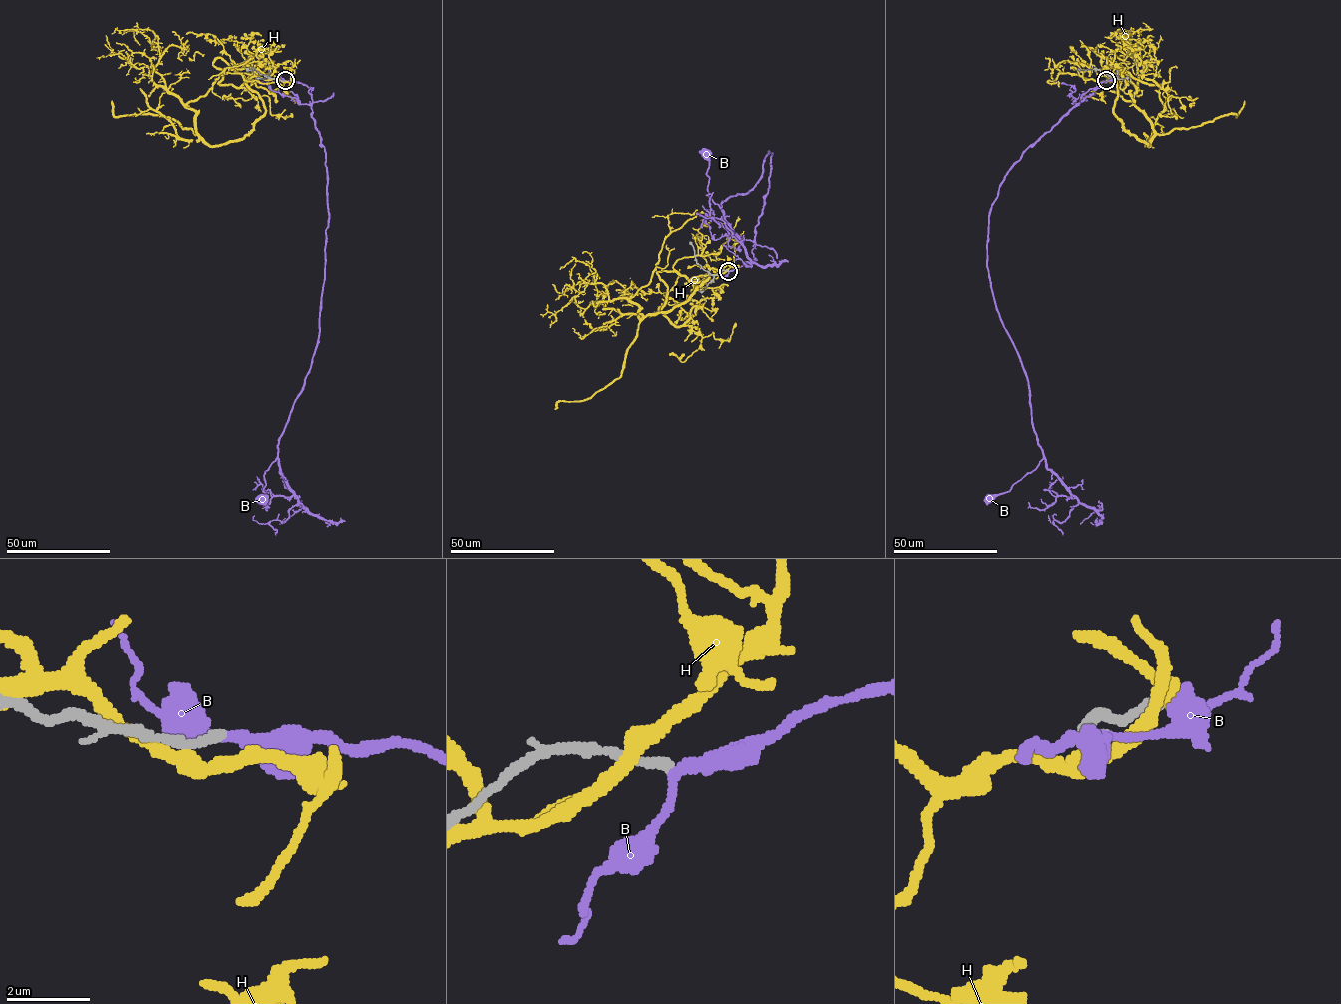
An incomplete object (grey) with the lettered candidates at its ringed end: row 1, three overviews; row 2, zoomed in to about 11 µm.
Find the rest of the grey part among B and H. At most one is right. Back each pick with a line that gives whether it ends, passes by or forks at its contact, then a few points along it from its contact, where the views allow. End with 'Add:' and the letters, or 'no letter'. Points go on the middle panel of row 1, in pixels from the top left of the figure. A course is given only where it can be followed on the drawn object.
B: It passes by. Its course: (728, 271), (754, 259), (772, 153), (756, 184), (721, 207), (708, 195), (705, 151)
Add: B

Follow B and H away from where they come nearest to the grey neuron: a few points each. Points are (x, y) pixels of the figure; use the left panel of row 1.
B: (285, 81), (310, 88), (325, 154), (328, 227), (318, 343), (277, 457), (265, 471), (261, 499)
H: (282, 81), (246, 81), (265, 112), (225, 144), (205, 141), (185, 105), (227, 73), (283, 86)

